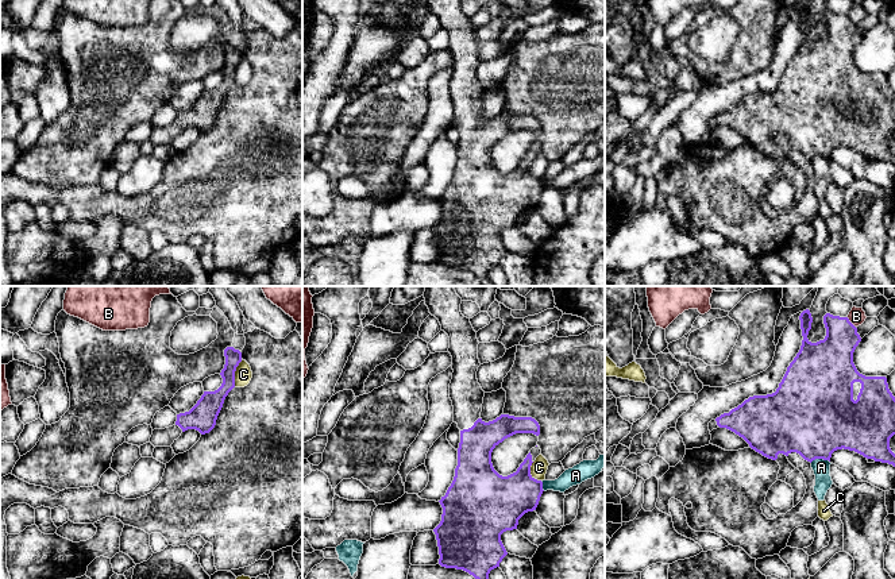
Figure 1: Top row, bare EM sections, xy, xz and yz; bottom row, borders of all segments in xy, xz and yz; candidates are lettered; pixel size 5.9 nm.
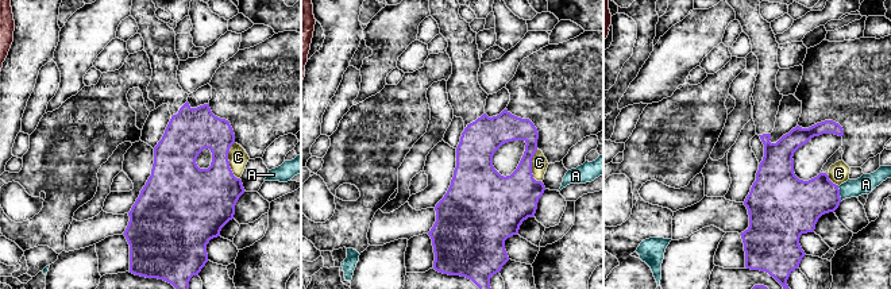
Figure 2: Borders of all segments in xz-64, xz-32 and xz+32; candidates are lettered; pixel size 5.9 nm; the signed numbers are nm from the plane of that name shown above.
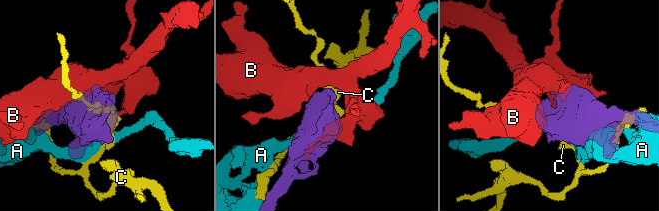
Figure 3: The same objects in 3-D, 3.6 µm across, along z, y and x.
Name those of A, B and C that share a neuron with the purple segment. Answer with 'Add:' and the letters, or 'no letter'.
Add: no letter

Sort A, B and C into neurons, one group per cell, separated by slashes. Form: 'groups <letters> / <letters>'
groups A / B / C

